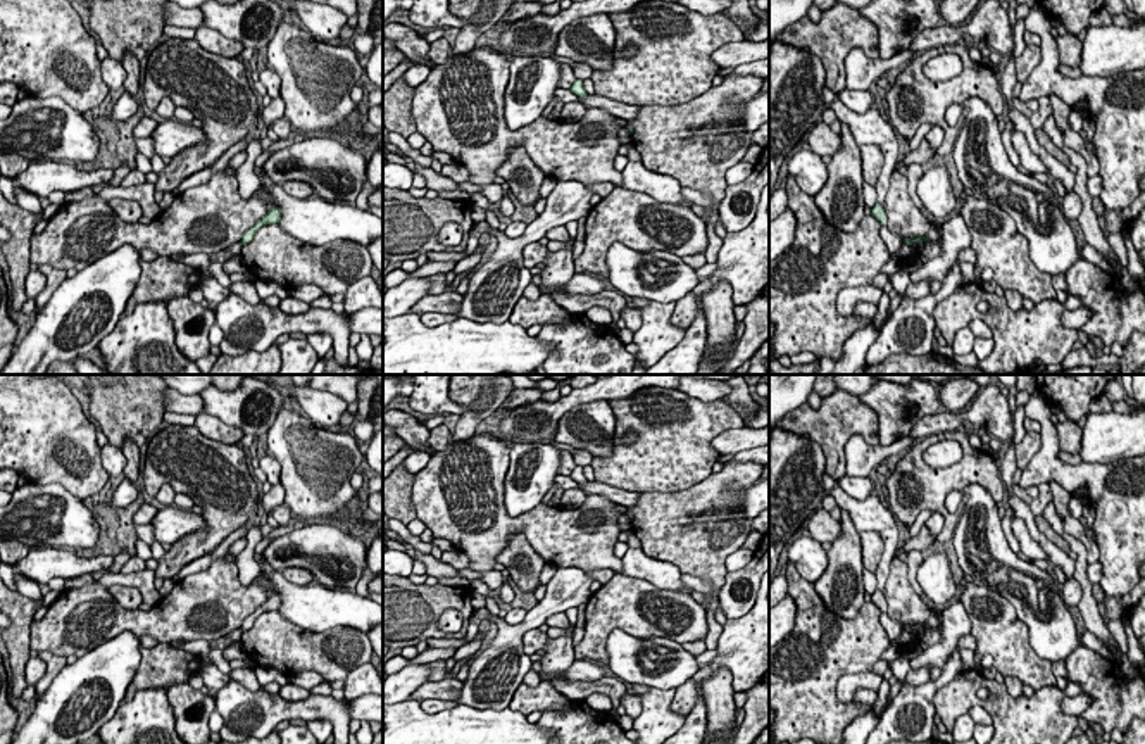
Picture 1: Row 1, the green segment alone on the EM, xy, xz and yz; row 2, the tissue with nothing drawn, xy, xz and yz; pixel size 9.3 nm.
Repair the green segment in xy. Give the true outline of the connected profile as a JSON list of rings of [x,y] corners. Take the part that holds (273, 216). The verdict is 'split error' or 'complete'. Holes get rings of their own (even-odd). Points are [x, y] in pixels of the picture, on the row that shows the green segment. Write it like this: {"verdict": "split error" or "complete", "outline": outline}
{"verdict": "complete", "outline": [[[269,205],[267,214],[259,219],[250,230],[247,230],[241,236],[241,245],[247,245],[253,240],[255,233],[267,224],[276,224],[281,219],[279,207]]]}

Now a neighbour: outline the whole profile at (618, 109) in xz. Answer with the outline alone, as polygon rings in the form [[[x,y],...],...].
[[[586,95],[585,98],[579,98],[579,102],[585,105],[585,109],[602,109],[609,112],[614,117],[631,121],[636,117],[640,105],[629,105],[624,102],[617,102],[612,98],[607,98],[604,95]]]

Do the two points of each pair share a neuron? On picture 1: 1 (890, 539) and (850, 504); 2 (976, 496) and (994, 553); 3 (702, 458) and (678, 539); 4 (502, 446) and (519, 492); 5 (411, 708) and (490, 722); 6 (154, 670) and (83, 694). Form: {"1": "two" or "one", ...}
{"1": "one", "2": "one", "3": "two", "4": "two", "5": "one", "6": "two"}

